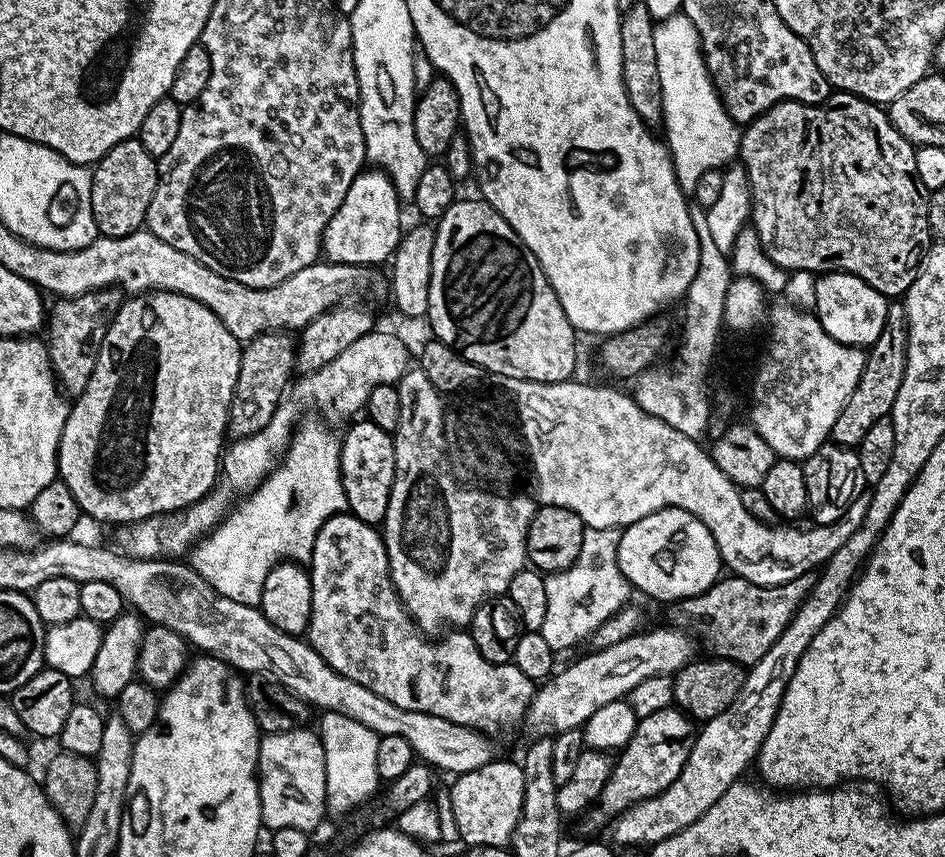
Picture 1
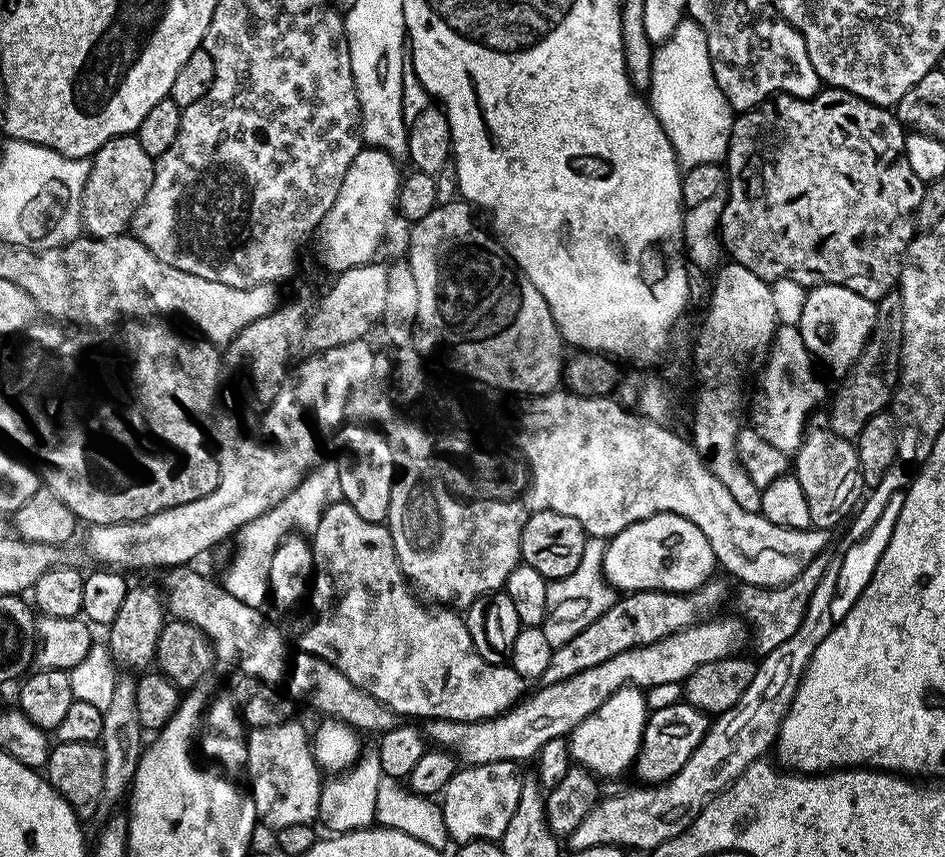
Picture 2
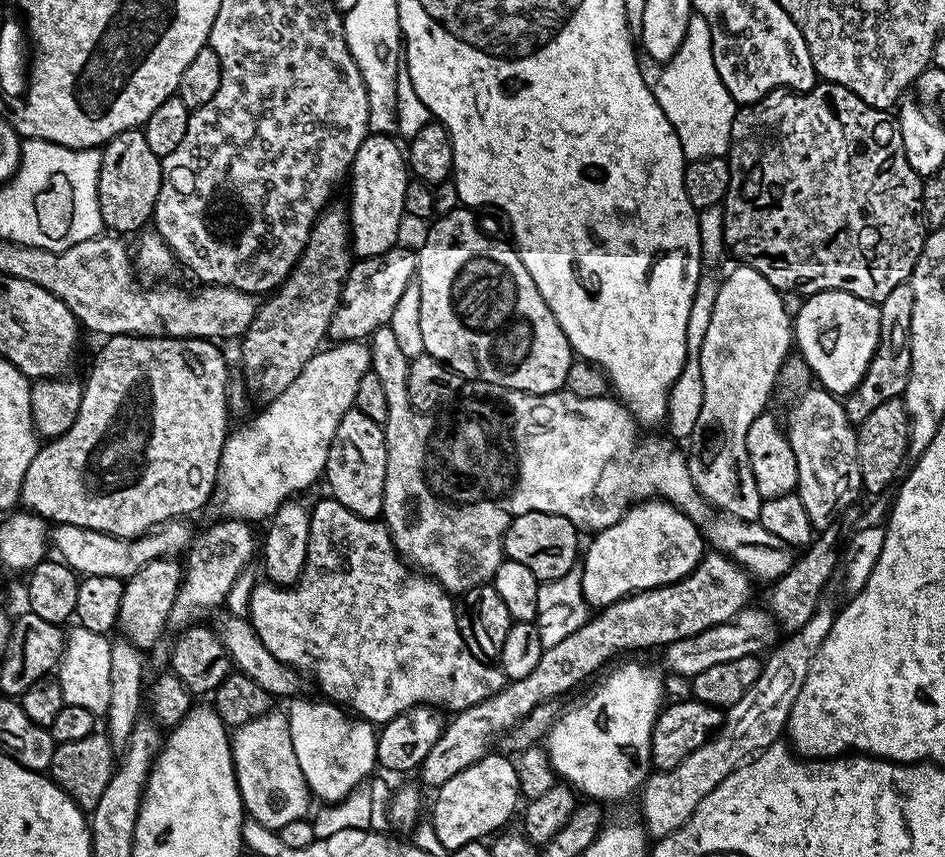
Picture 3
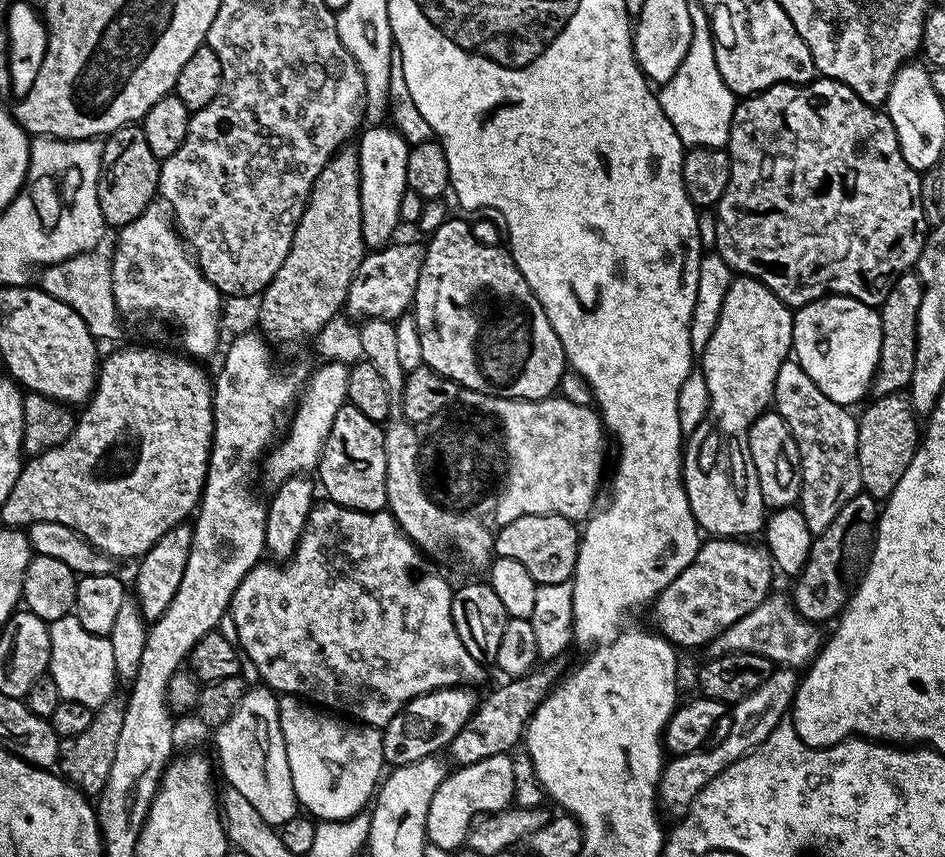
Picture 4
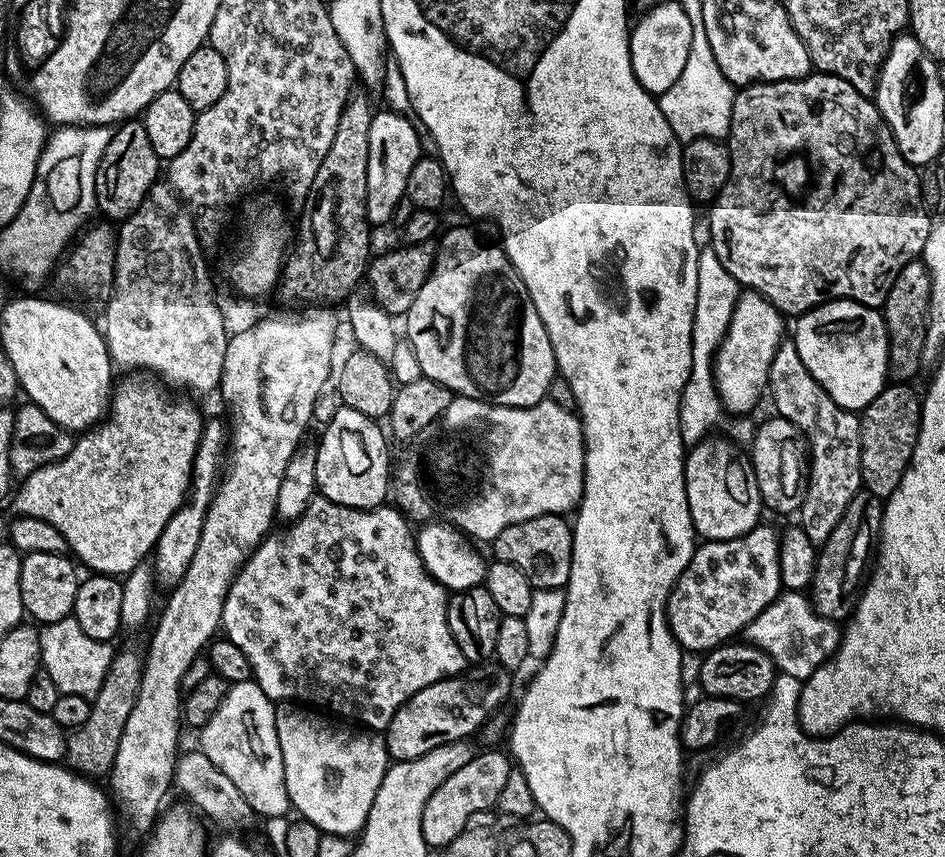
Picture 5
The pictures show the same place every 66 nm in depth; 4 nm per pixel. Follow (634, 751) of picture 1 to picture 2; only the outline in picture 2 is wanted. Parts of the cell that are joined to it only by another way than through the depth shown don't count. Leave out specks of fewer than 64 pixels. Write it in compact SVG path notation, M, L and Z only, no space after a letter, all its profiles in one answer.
M679 702L680 704L664 704L661 708L653 707L648 713L648 723L644 726L642 742L636 755L634 773L641 785L660 784L668 780L682 766L686 766L686 758L698 750L702 738L710 727L709 713L698 710L692 704Z

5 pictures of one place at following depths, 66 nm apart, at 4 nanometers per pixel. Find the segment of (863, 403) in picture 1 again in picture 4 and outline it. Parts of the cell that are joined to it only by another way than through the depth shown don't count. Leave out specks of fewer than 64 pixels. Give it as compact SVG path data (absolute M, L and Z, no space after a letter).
M909 270L896 279L890 294L878 306L882 322L882 346L878 366L870 389L873 397L894 394L907 389L914 378L914 358L918 342L918 310L922 306L922 282L915 271Z

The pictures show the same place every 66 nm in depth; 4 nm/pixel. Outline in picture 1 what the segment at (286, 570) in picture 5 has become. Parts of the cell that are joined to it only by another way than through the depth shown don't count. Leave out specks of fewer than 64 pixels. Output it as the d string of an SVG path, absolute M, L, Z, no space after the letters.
M337 514L326 520L317 530L312 559L310 561L310 575L312 578L312 613L310 614L306 639L314 651L335 672L342 674L346 678L350 678L354 682L358 682L362 686L366 686L370 690L374 690L374 694L386 698L386 702L394 702L394 706L402 706L402 710L418 710L426 714L434 714L438 718L446 718L450 722L458 722L462 726L475 728L476 731L483 732L489 738L496 738L499 732L508 732L511 728L516 728L519 724L521 727L525 723L528 708L532 705L534 681L526 678L526 674L522 674L522 670L518 670L513 663L495 664L494 662L486 662L486 658L482 658L482 654L476 648L474 638L467 631L449 631L447 634L433 639L436 640L433 644L428 641L431 639L421 635L414 627L412 617L408 615L408 611L404 608L404 604L400 600L400 595L396 593L396 587L392 585L390 562L388 561L388 551L384 545L384 537L373 525L362 522L359 518L351 514Z

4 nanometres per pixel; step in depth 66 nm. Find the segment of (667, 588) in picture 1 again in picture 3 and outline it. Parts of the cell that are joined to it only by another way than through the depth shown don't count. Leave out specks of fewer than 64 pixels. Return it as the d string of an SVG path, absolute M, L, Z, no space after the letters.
M659 498L637 503L624 513L617 524L595 533L591 539L592 545L589 548L587 545L582 556L581 584L584 587L584 597L592 606L613 604L615 600L630 596L633 592L644 592L647 588L661 588L664 584L673 584L675 580L689 576L706 551L701 529L696 523L686 513Z

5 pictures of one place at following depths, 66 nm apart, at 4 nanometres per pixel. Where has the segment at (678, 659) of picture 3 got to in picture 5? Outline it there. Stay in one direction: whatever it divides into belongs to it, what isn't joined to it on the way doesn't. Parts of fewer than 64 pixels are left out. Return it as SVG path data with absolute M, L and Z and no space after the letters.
M781 591L779 596L744 627L742 636L747 643L762 649L781 673L793 676L796 682L803 682L814 674L826 661L836 653L840 644L842 628L835 620L822 618L816 612L811 599L804 592Z

